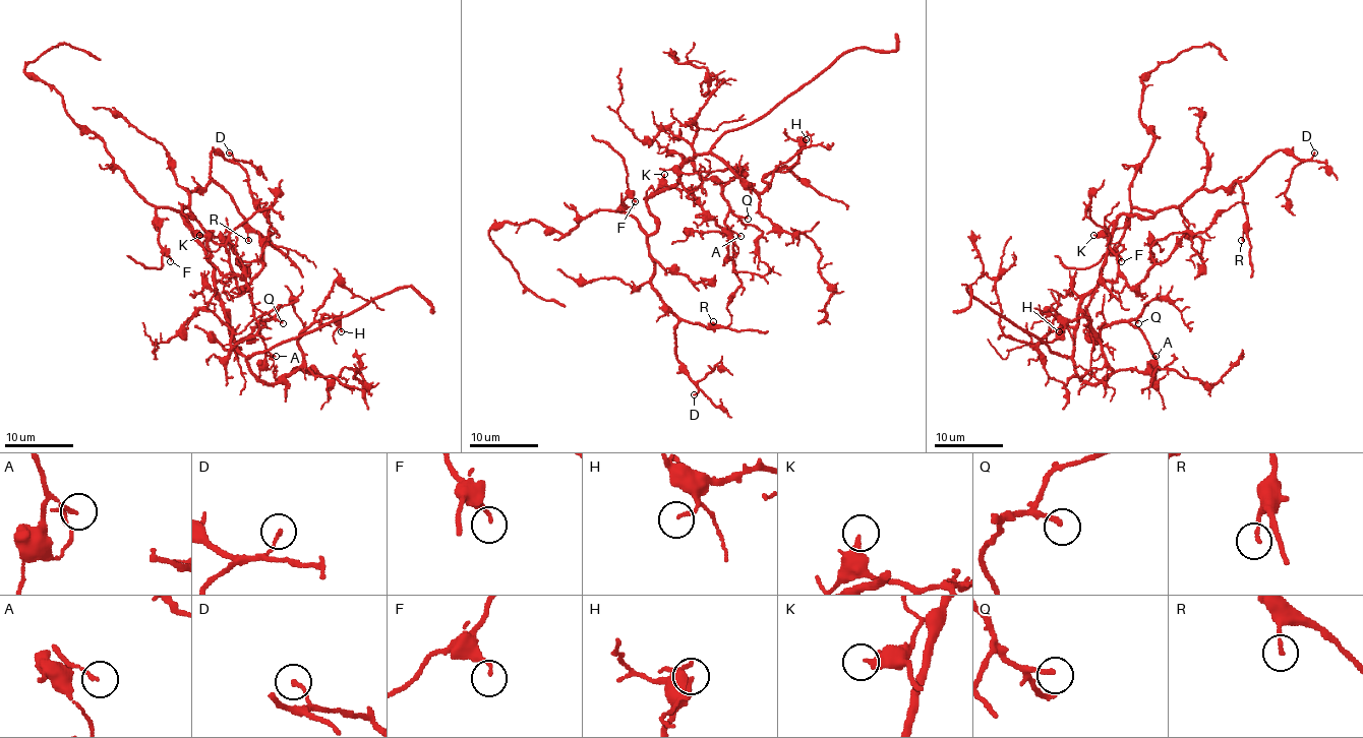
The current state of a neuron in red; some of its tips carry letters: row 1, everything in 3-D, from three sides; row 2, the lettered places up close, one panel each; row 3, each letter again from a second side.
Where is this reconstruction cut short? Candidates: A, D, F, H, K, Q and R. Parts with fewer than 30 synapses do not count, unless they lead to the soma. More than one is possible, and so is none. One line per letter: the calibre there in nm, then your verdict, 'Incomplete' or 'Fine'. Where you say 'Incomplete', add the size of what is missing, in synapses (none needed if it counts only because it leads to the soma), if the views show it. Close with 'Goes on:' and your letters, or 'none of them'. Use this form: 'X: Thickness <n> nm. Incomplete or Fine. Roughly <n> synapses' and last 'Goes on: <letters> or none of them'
A: Thickness 130 nm. Fine
D: Thickness 130 nm. Fine
F: Thickness 130 nm. Fine
H: Thickness 120 nm. Fine
K: Thickness 340 nm. Fine
Q: Thickness 200 nm. Incomplete. Roughly 30 synapses
R: Thickness 140 nm. Fine
Goes on: Q

